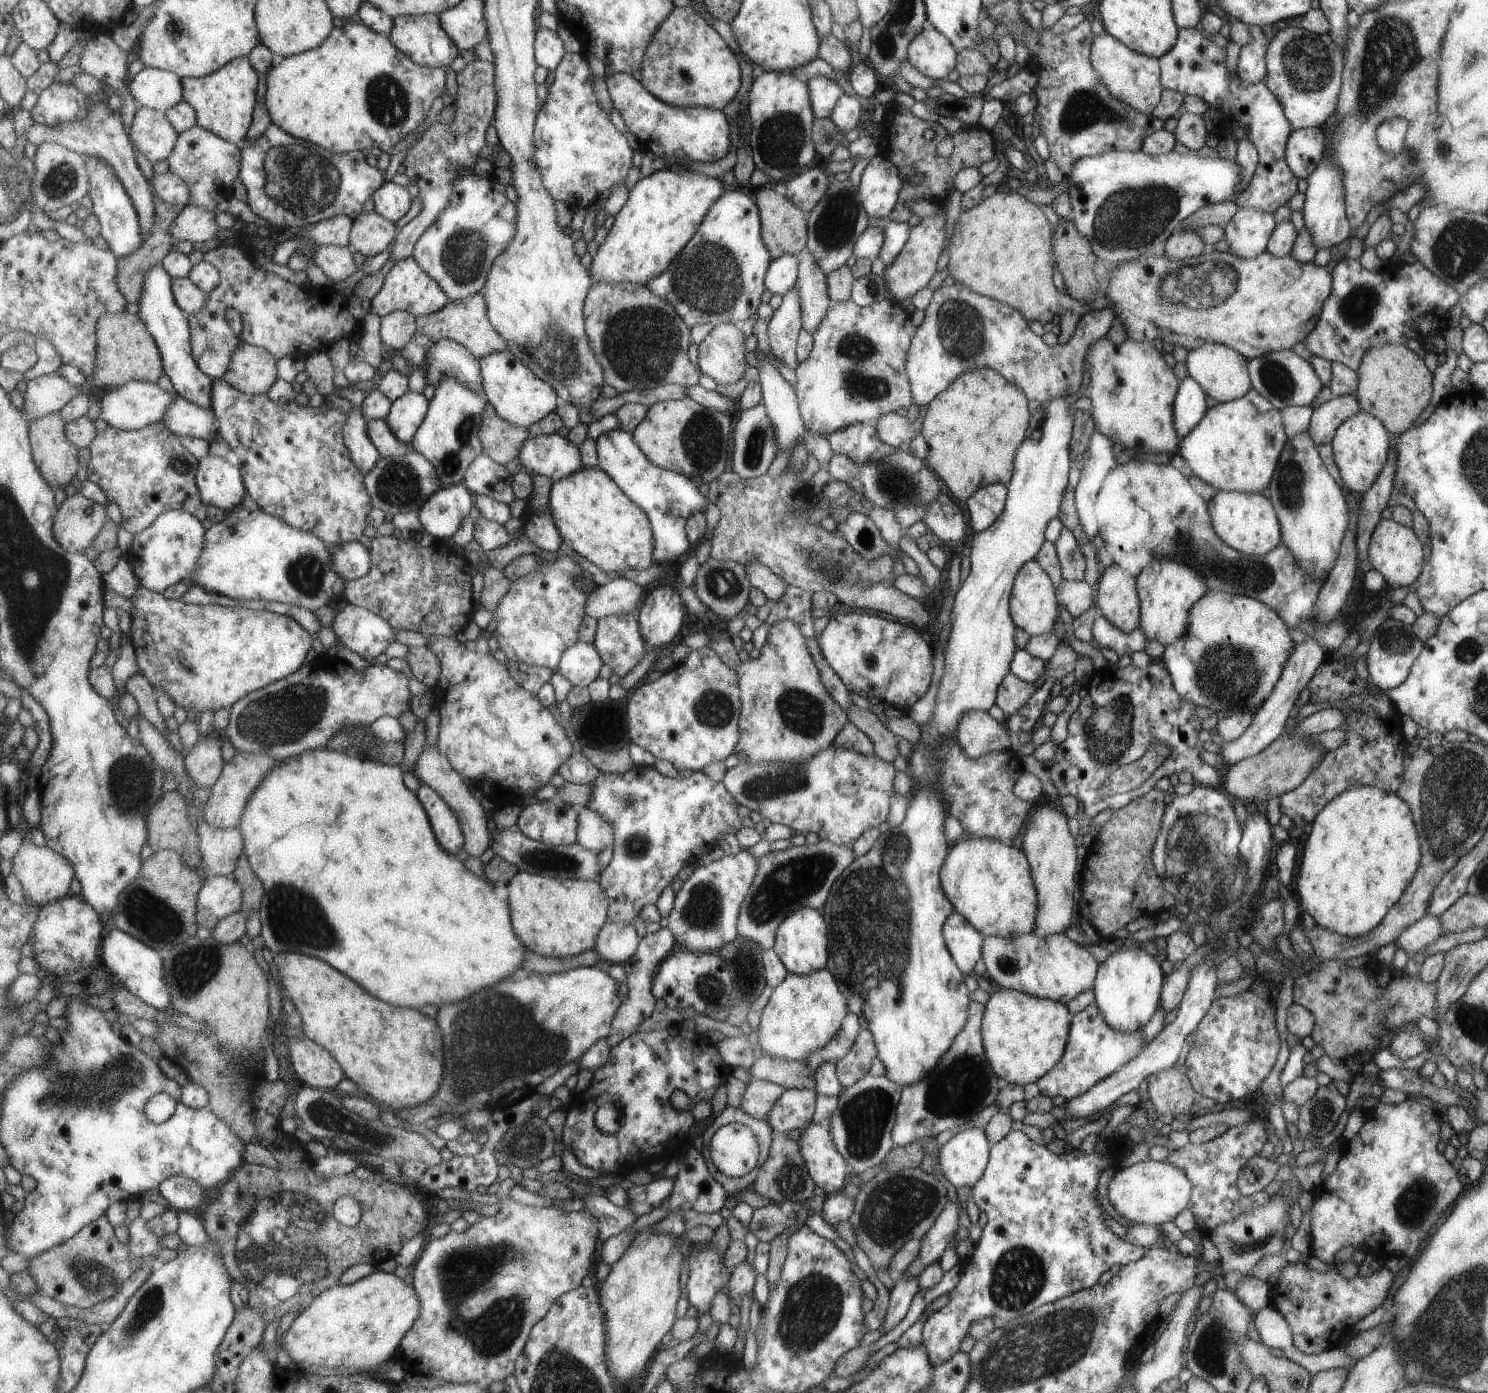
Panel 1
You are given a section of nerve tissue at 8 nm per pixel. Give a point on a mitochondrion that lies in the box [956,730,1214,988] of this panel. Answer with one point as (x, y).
(1006, 964)

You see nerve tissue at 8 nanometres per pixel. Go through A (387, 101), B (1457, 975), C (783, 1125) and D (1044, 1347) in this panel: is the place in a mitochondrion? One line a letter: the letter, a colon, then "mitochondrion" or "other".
A: mitochondrion
B: mitochondrion
C: other
D: mitochondrion

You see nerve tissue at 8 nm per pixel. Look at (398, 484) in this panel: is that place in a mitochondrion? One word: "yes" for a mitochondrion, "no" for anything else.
yes

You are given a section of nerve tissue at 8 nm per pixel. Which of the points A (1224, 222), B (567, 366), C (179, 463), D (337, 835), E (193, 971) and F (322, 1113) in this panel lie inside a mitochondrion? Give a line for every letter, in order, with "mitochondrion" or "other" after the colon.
A: other
B: mitochondrion
C: mitochondrion
D: other
E: mitochondrion
F: mitochondrion

